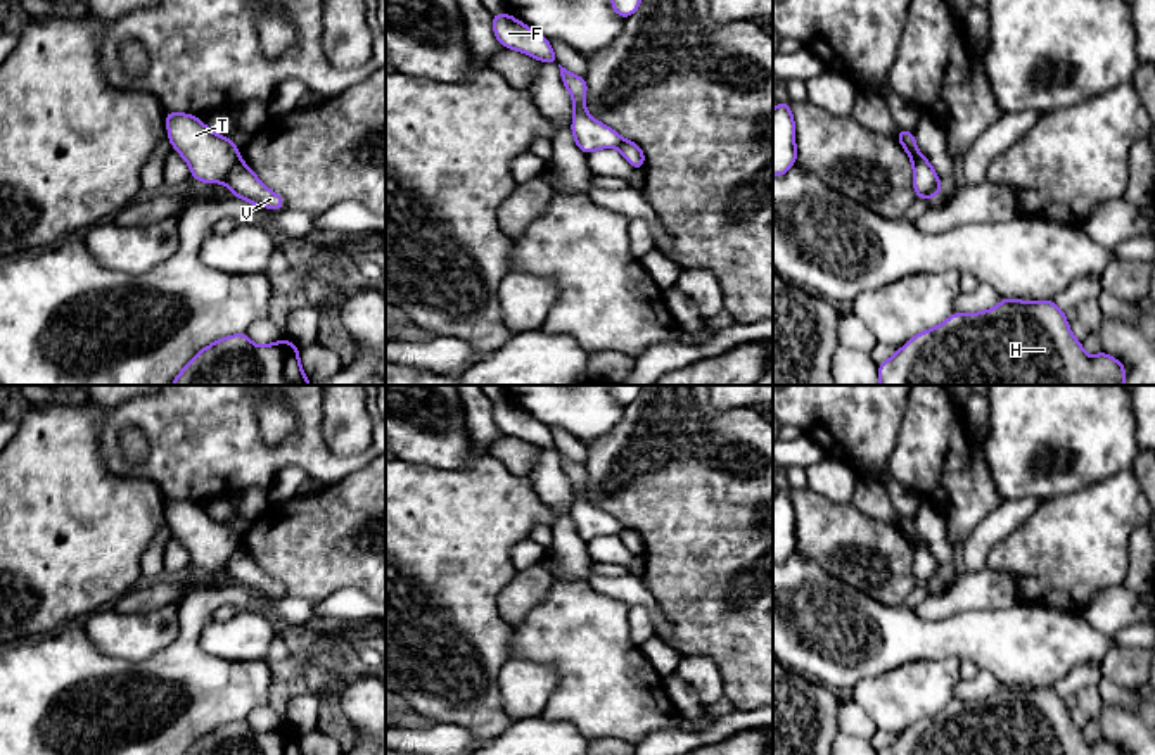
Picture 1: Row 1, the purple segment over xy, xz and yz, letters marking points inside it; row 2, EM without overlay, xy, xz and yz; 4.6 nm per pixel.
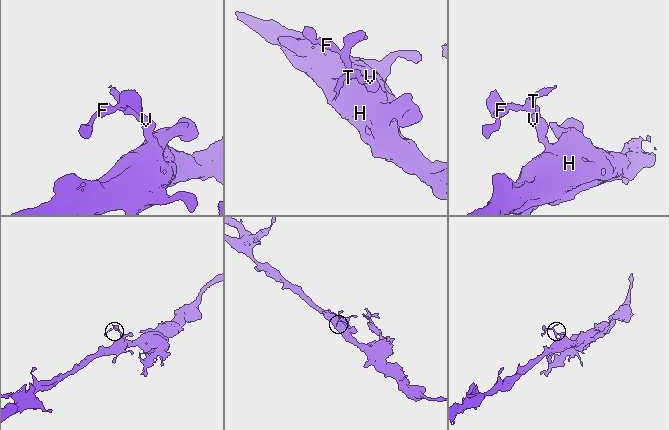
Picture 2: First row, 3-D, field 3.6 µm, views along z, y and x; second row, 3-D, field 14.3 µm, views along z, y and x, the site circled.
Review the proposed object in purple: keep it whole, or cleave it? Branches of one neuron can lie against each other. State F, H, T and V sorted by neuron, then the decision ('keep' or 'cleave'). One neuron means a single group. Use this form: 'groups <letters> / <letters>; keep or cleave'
groups F T / H V; cleave

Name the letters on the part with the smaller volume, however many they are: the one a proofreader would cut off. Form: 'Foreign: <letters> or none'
Foreign: F, T

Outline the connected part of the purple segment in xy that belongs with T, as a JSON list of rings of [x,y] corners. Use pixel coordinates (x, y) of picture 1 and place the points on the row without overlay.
[[[166,499],[168,527],[187,548],[192,565],[204,570],[220,570],[239,548],[240,539],[228,523],[213,520],[194,501]]]

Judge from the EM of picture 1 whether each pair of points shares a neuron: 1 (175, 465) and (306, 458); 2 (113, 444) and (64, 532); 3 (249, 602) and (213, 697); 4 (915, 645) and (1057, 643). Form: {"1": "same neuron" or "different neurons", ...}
{"1": "same neuron", "2": "different neurons", "3": "same neuron", "4": "same neuron"}

